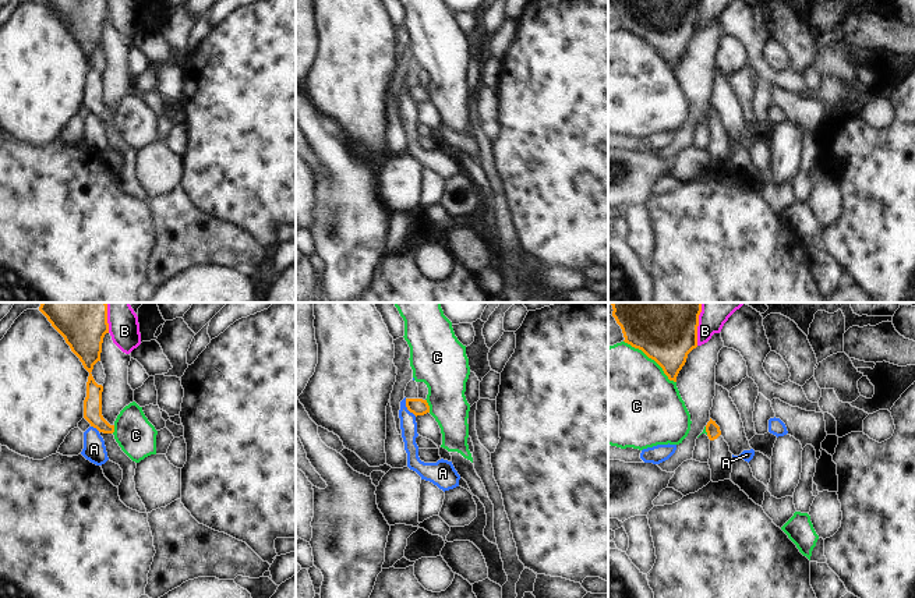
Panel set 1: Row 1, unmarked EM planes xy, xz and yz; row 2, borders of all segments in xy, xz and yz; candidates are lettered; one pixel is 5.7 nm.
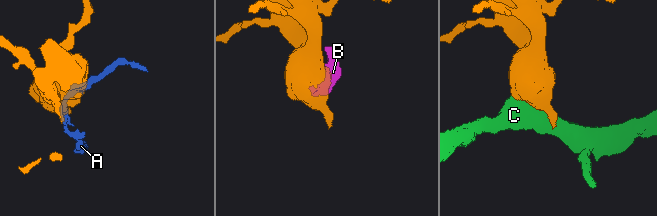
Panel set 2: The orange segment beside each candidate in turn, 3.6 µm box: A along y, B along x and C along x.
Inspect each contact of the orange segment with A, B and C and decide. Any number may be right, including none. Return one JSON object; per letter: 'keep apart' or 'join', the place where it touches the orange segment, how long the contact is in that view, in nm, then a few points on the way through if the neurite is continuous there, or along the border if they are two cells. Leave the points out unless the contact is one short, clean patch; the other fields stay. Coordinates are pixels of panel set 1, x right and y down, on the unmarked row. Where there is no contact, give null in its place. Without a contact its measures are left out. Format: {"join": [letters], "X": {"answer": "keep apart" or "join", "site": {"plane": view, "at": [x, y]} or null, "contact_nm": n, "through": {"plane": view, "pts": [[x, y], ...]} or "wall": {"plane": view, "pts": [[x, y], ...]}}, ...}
{"join": [], "A": {"answer": "keep apart", "site": {"plane": "xz", "at": [407, 96]}, "contact_nm": 120, "wall": {"plane": "xz", "pts": [[405, 87], [405, 94], [416, 103]]}}, "B": {"answer": "keep apart", "site": {"plane": "yz", "at": [696, 17]}, "contact_nm": 190}, "C": {"answer": "keep apart", "site": {"plane": "yz", "at": [652, 46]}, "contact_nm": 380}}

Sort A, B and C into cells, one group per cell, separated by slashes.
A / B C

